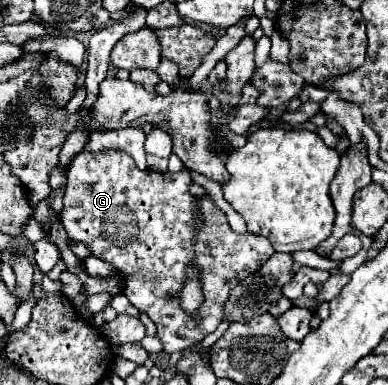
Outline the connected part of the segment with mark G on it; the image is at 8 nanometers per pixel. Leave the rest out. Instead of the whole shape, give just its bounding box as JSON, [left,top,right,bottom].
[60,151,274,353]

